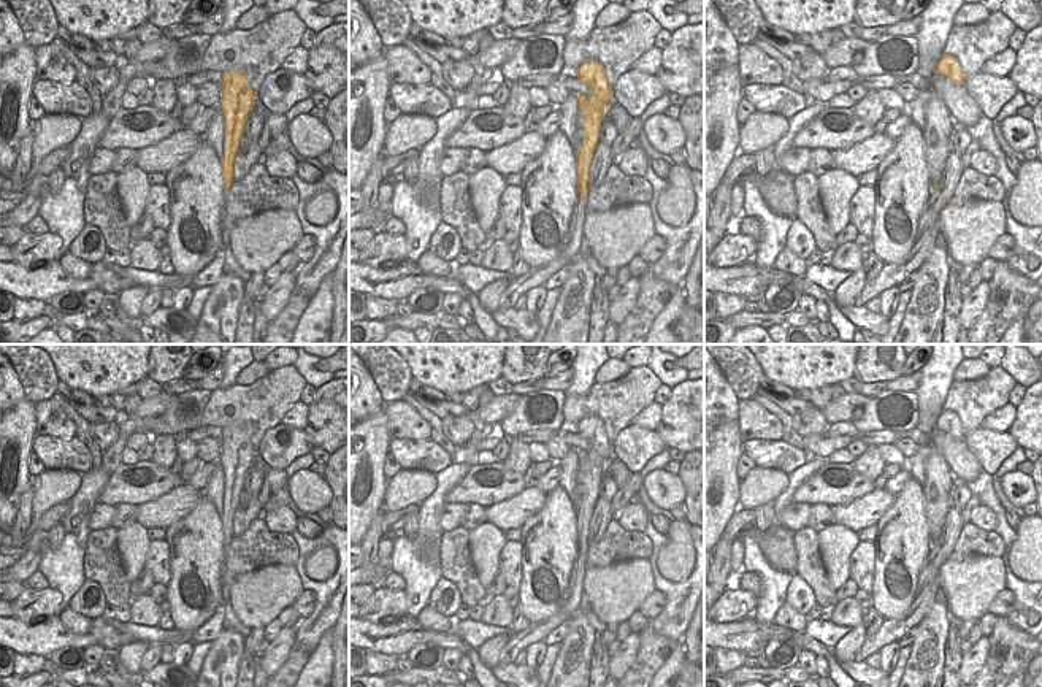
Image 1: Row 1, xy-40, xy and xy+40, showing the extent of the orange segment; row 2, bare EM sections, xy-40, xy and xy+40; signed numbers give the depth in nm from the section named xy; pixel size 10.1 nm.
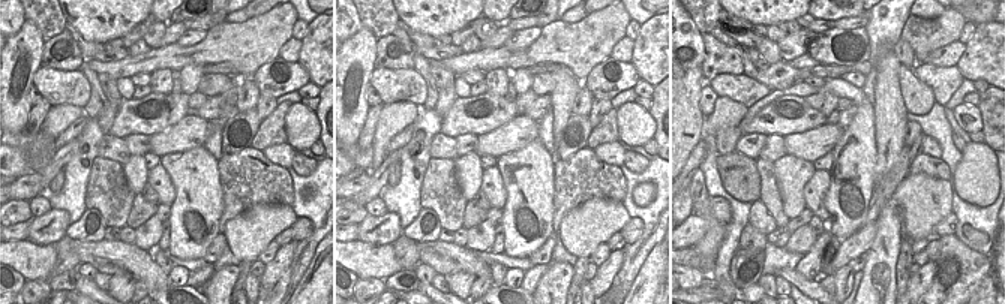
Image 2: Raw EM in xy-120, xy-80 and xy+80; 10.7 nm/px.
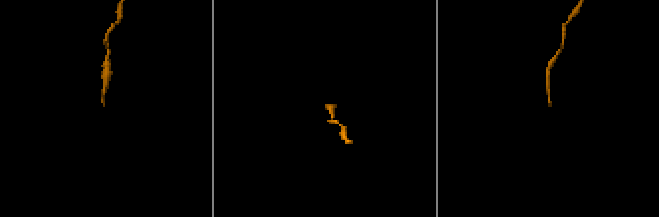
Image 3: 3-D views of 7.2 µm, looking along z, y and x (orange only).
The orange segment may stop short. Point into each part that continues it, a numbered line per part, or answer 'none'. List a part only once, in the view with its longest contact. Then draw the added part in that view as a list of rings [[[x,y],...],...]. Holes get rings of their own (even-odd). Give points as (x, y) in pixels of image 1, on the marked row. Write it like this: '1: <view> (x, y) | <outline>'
1: xy (536, 276) | [[[577,194],[569,217],[568,244],[552,262],[547,262],[541,267],[530,267],[530,270],[523,276],[512,279],[508,289],[500,297],[498,309],[514,308],[520,295],[527,294],[534,287],[544,286],[544,282],[554,273],[571,263],[579,255],[580,243],[584,238],[585,206],[587,203],[584,201],[584,195]]]

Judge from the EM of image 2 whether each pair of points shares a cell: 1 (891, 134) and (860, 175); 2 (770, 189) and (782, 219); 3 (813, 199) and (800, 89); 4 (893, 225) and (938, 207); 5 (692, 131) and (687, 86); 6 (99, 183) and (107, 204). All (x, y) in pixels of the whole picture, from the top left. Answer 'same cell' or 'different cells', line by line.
1: different cells
2: same cell
3: different cells
4: different cells
5: same cell
6: same cell

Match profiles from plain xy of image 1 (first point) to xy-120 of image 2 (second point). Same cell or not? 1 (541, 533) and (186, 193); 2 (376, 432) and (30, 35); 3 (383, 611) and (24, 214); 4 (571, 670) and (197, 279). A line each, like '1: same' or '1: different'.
1: same
2: same
3: different
4: different

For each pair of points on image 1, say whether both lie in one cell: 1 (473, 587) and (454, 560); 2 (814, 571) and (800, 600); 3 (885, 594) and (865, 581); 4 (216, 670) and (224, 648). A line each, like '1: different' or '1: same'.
1: same
2: different
3: different
4: same

